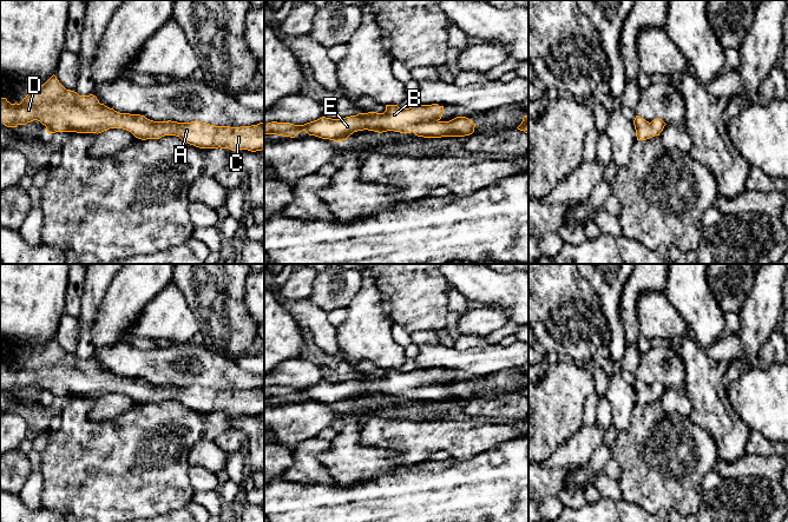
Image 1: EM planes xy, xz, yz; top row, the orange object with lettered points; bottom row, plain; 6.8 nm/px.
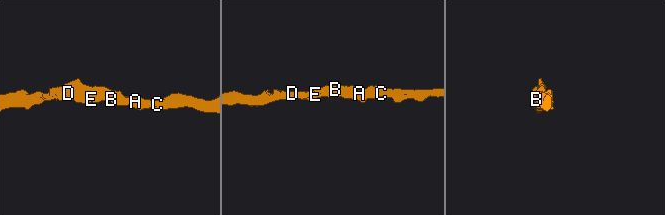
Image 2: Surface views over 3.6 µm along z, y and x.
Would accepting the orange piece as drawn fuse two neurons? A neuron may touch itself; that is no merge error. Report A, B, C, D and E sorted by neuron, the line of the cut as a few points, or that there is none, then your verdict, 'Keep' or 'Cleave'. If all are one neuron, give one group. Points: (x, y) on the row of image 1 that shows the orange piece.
Groups: A B C D E. No split. Keep

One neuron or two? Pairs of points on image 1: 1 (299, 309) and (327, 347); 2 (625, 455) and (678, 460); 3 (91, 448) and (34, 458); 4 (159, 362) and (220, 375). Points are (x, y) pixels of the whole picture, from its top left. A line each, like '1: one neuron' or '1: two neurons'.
1: one neuron
2: one neuron
3: two neurons
4: one neuron

